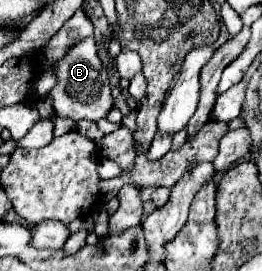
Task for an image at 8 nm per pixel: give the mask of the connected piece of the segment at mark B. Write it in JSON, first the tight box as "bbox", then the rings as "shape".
{"bbox":[49,36,115,122],"shape":[[[95,36],[79,40],[71,50],[53,64],[53,72],[57,78],[57,84],[51,88],[49,96],[53,100],[55,116],[67,116],[75,122],[79,120],[101,120],[107,118],[107,114],[115,108],[113,96],[111,96],[111,84],[107,78],[107,68],[101,64],[97,56]]]}

